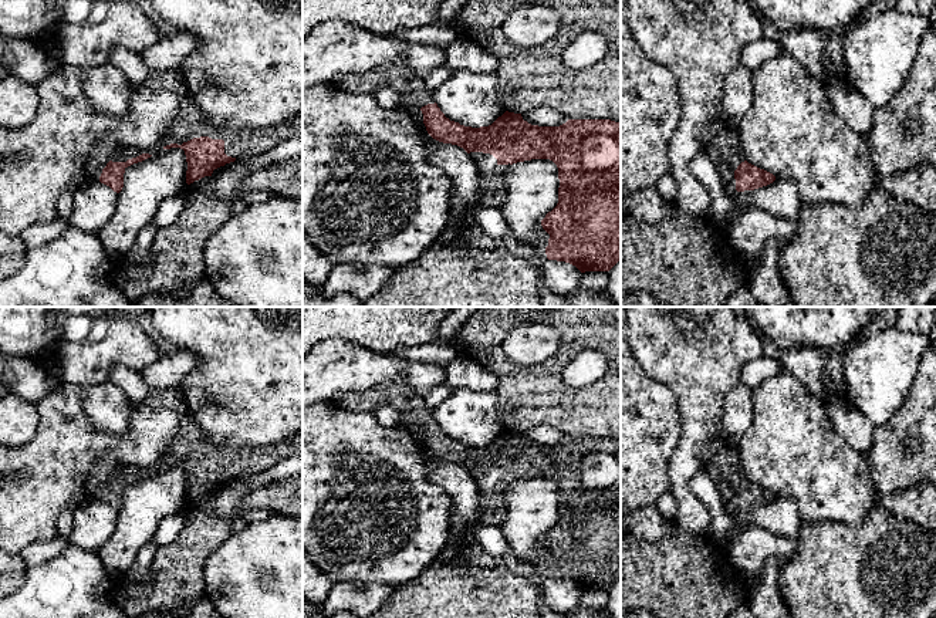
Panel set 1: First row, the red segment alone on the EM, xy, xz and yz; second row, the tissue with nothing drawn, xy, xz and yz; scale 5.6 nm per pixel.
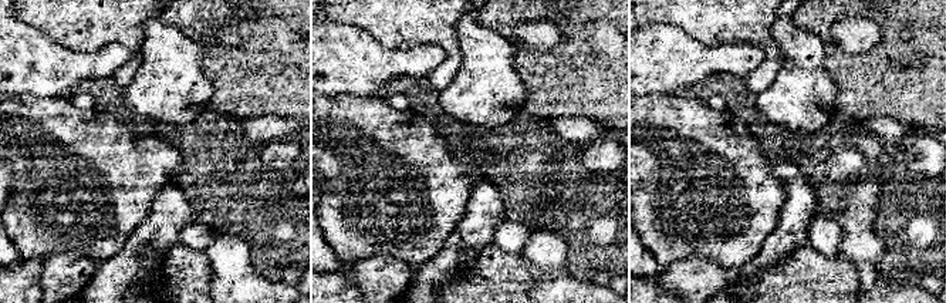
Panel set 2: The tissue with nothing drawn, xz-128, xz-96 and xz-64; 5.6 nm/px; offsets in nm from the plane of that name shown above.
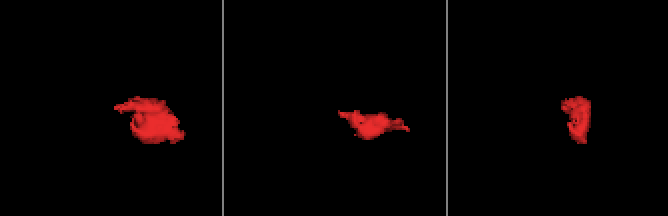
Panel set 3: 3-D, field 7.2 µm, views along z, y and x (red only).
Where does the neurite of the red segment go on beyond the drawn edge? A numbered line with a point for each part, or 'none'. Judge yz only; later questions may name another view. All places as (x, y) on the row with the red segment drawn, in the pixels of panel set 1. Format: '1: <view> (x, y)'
1: yz (725, 151)

